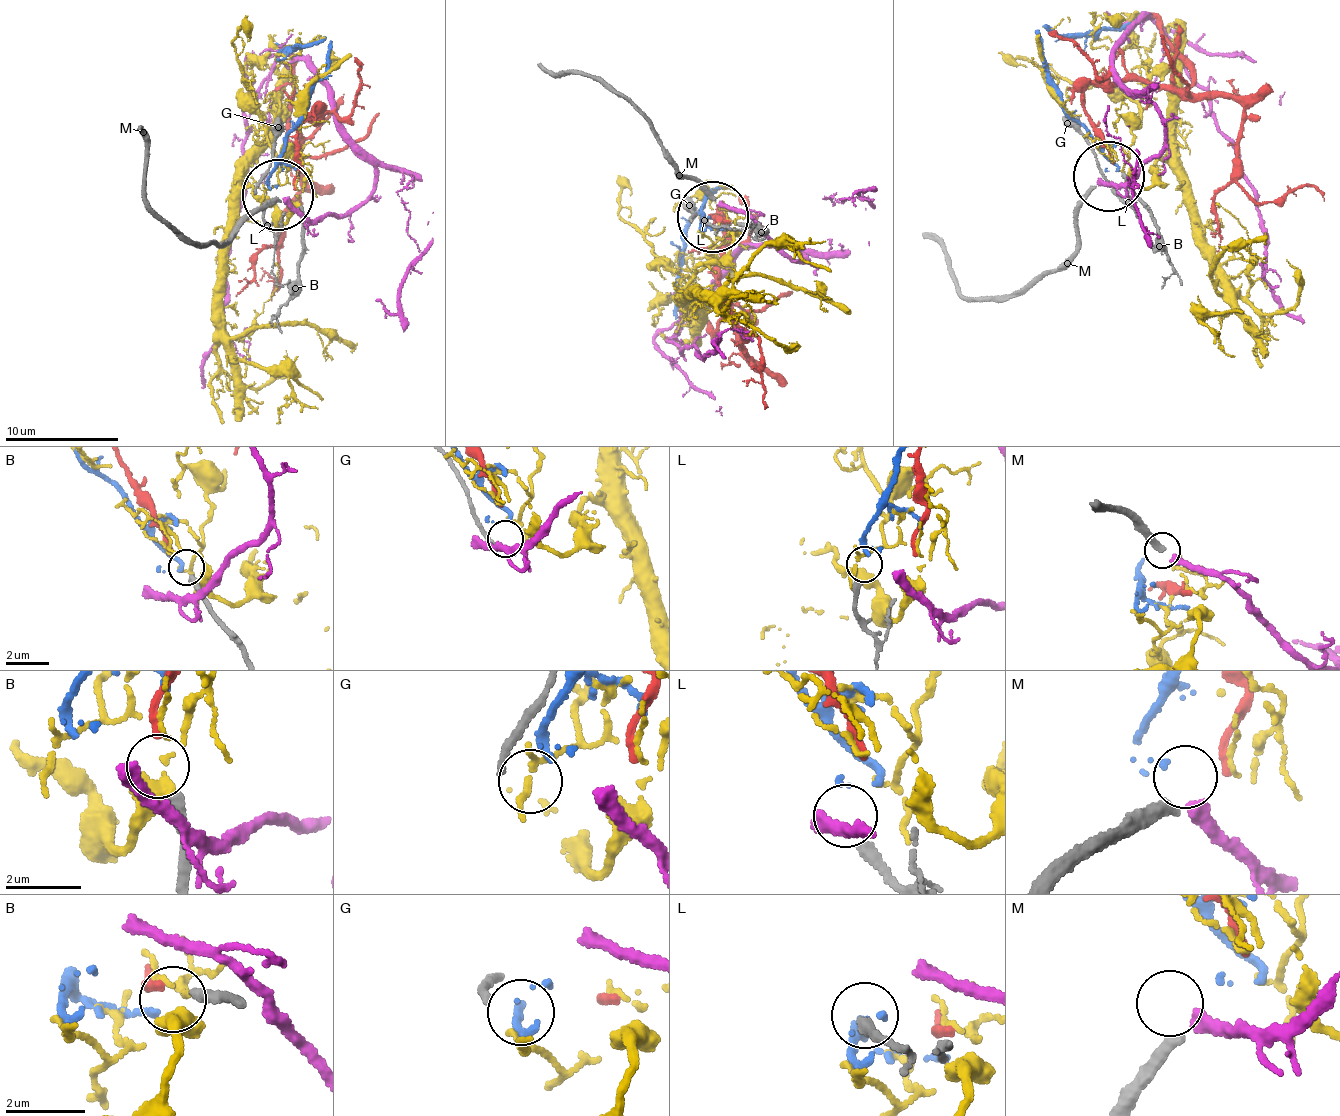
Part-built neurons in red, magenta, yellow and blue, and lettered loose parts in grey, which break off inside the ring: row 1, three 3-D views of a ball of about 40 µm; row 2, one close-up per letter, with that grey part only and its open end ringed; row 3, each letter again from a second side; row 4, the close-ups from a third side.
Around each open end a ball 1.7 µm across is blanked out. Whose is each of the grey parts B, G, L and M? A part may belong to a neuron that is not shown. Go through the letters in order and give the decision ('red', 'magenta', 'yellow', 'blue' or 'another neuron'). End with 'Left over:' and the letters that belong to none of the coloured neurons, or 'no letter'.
B: red
G: another neuron
L: blue
M: magenta
Left over: G

